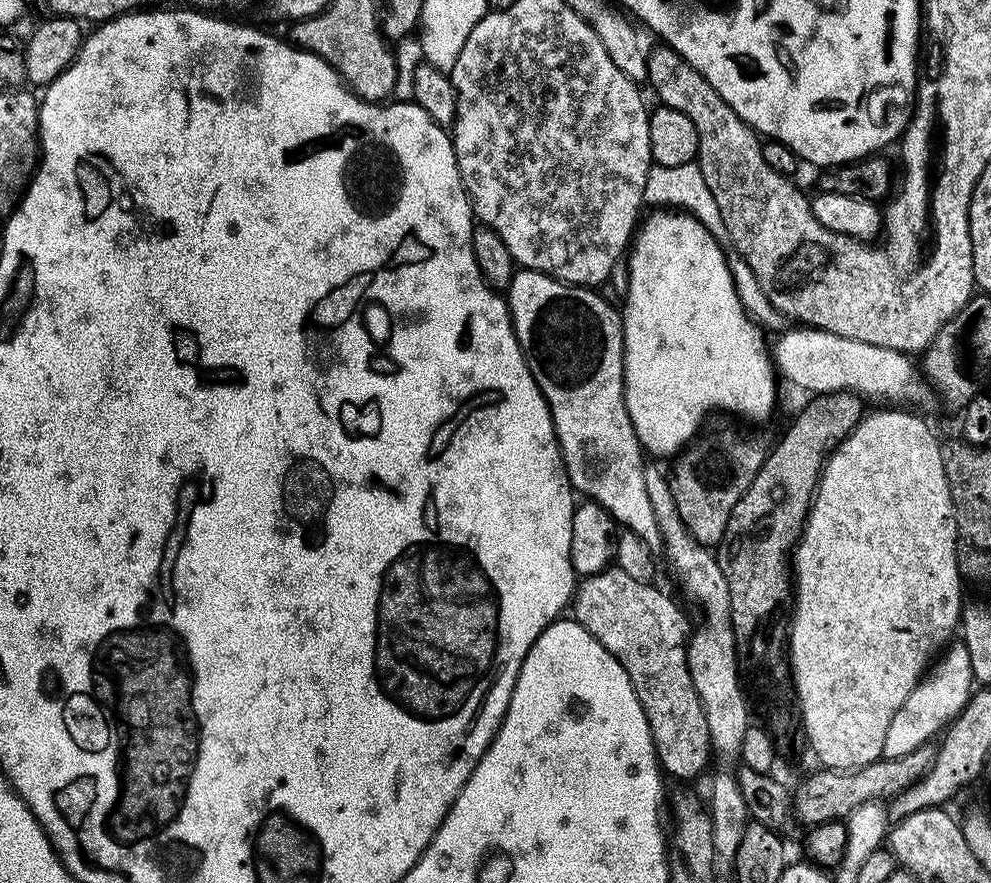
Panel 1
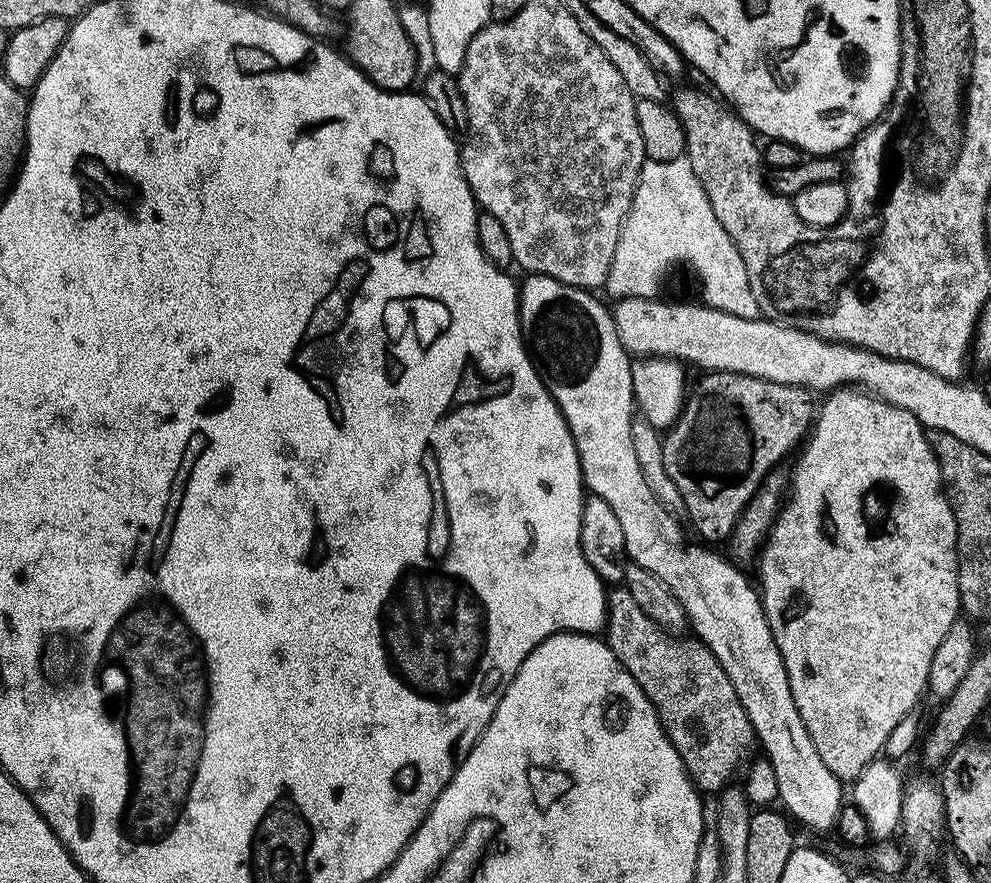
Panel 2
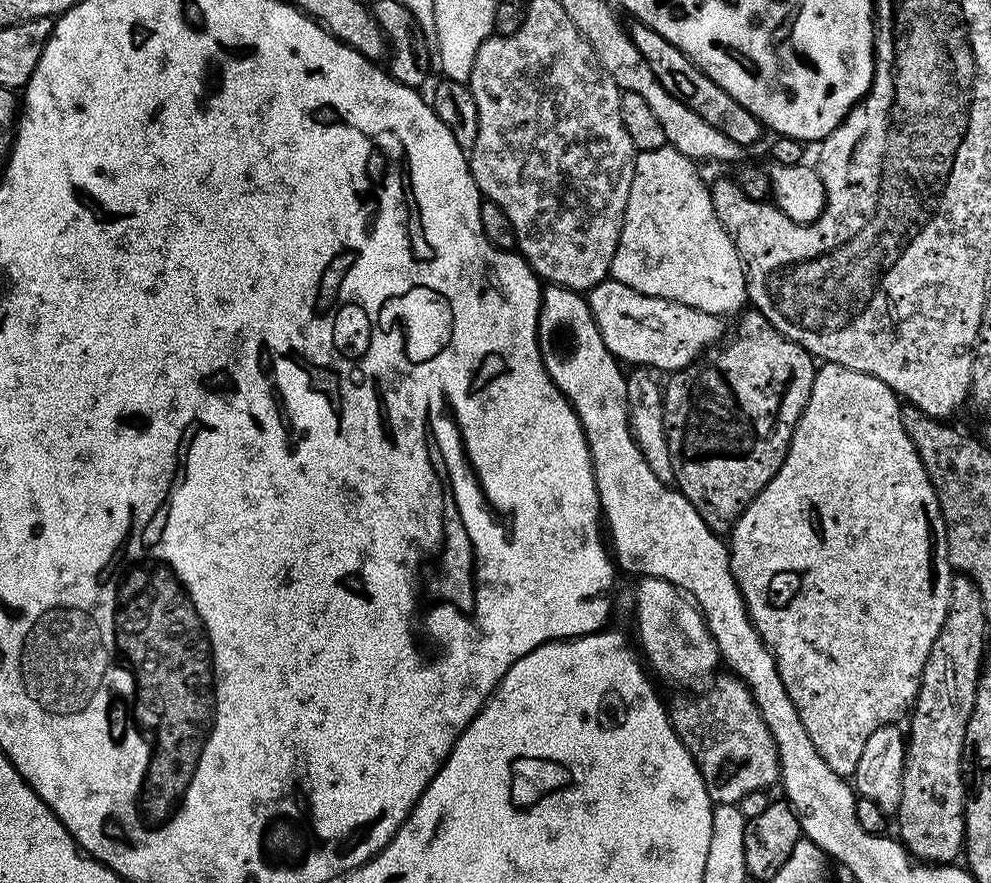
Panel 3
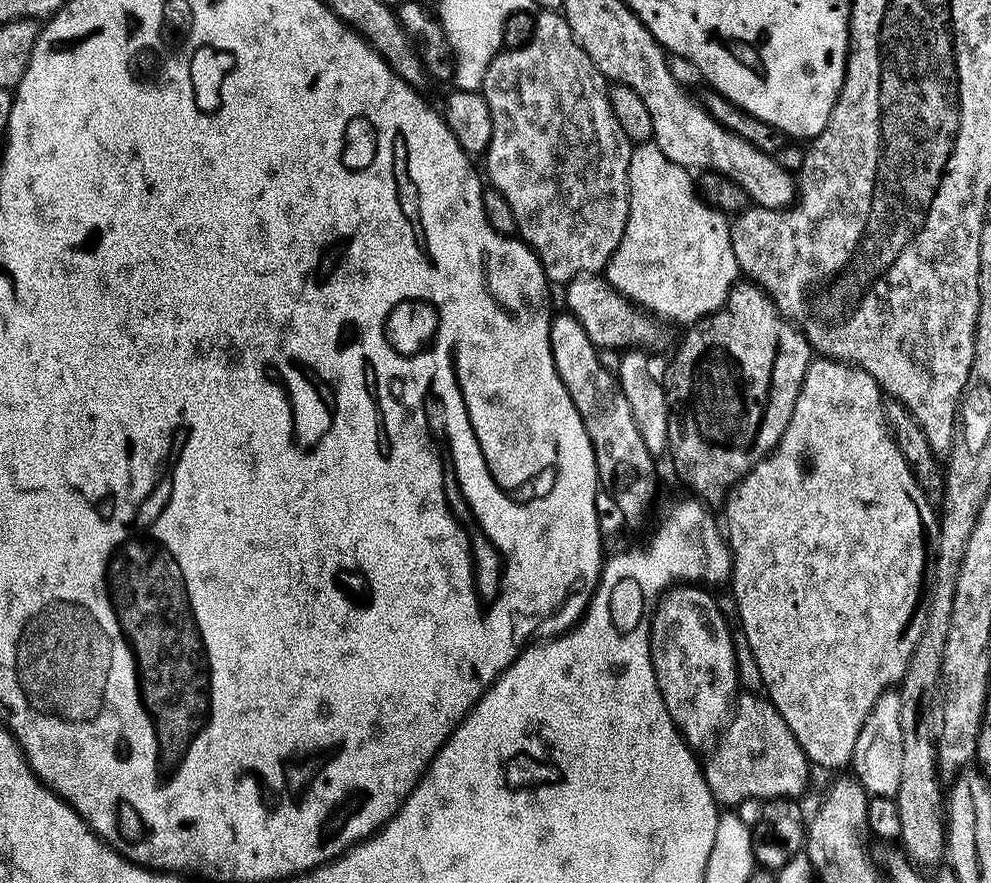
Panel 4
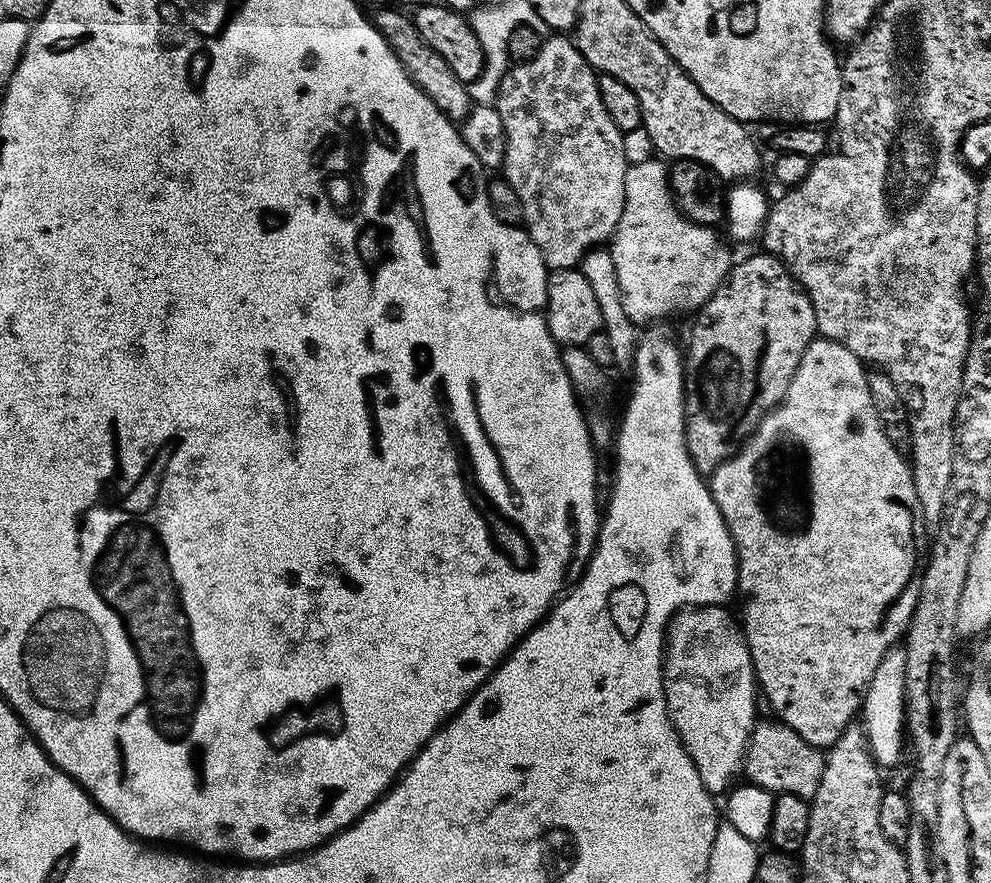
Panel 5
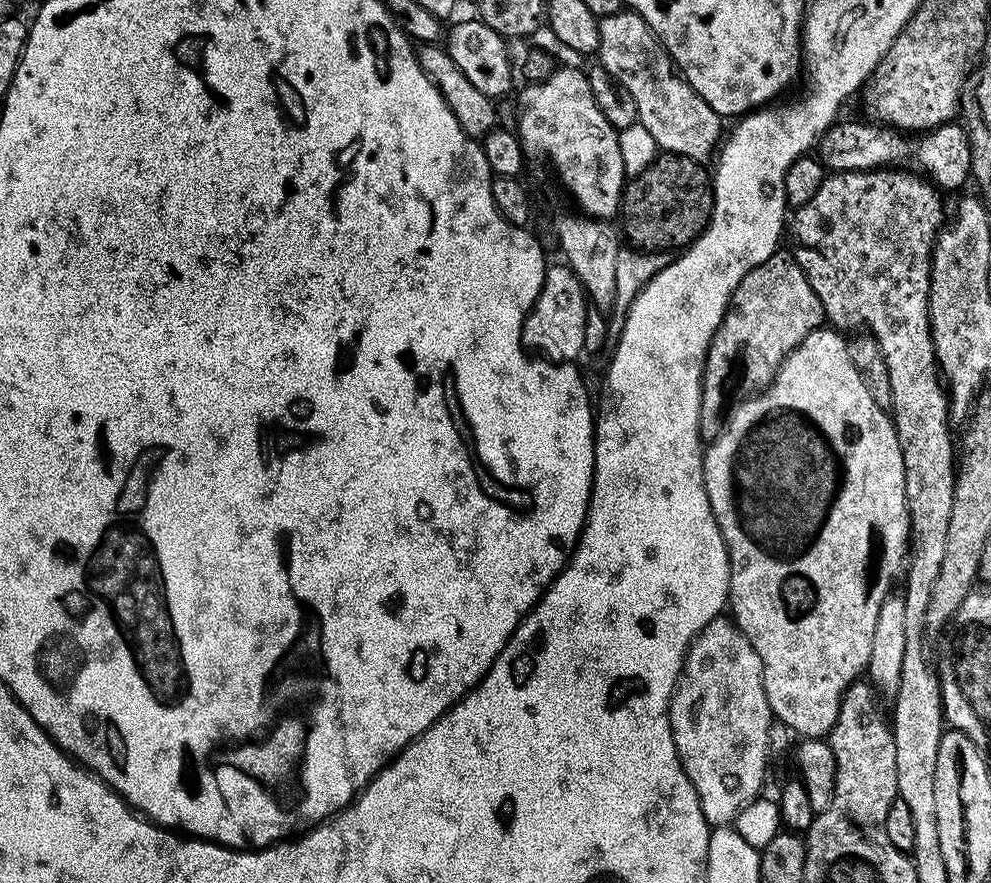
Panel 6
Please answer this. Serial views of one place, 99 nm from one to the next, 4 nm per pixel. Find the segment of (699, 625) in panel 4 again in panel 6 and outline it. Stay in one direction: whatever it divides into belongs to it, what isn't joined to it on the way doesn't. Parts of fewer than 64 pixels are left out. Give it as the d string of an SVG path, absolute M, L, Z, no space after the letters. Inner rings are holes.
M714 619L696 633L695 640L688 646L688 655L684 657L684 668L680 672L680 683L672 694L668 717L676 753L698 794L702 814L709 825L731 825L739 812L761 795L760 787L768 772L768 743L772 740L774 725L770 702L766 702L762 662L754 646L750 646L731 619Z

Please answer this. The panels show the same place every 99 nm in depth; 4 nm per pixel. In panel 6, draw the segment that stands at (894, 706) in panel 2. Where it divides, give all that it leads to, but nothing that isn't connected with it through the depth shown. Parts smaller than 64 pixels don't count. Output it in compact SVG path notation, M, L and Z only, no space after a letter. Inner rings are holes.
M821 326L806 334L806 338L802 338L798 347L777 368L771 384L744 399L748 400L727 413L719 434L711 437L709 444L712 445L703 449L704 489L730 562L727 607L730 612L732 608L731 619L750 646L754 646L762 662L766 702L770 702L773 717L779 723L781 720L786 727L793 728L797 737L824 738L838 718L844 692L865 675L870 662L870 646L874 642L874 625L878 623L878 610L882 610L882 602L893 591L892 583L896 575L897 580L901 575L910 551L906 470L902 450L891 415L880 408L874 398L870 398L870 390L866 390L862 378L858 378L858 370L854 370L854 362L850 362L847 339L831 326Z

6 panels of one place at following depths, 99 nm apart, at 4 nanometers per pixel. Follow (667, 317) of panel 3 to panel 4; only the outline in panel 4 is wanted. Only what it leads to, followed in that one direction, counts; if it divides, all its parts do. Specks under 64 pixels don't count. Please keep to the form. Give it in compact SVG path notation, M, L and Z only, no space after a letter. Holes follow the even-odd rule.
M603 275L580 276L569 282L563 292L564 300L568 303L567 311L579 322L582 330L586 330L590 342L597 349L653 350L662 347L668 340L664 333L665 325L626 299Z

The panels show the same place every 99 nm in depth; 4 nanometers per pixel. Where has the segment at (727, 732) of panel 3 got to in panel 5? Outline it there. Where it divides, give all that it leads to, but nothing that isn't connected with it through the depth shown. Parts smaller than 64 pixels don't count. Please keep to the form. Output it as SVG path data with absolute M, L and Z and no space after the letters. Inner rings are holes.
M761 719L752 729L748 749L744 752L743 775L747 783L757 784L770 793L811 801L812 795L818 790L818 782L822 782L825 753L806 742L788 724L771 719Z

